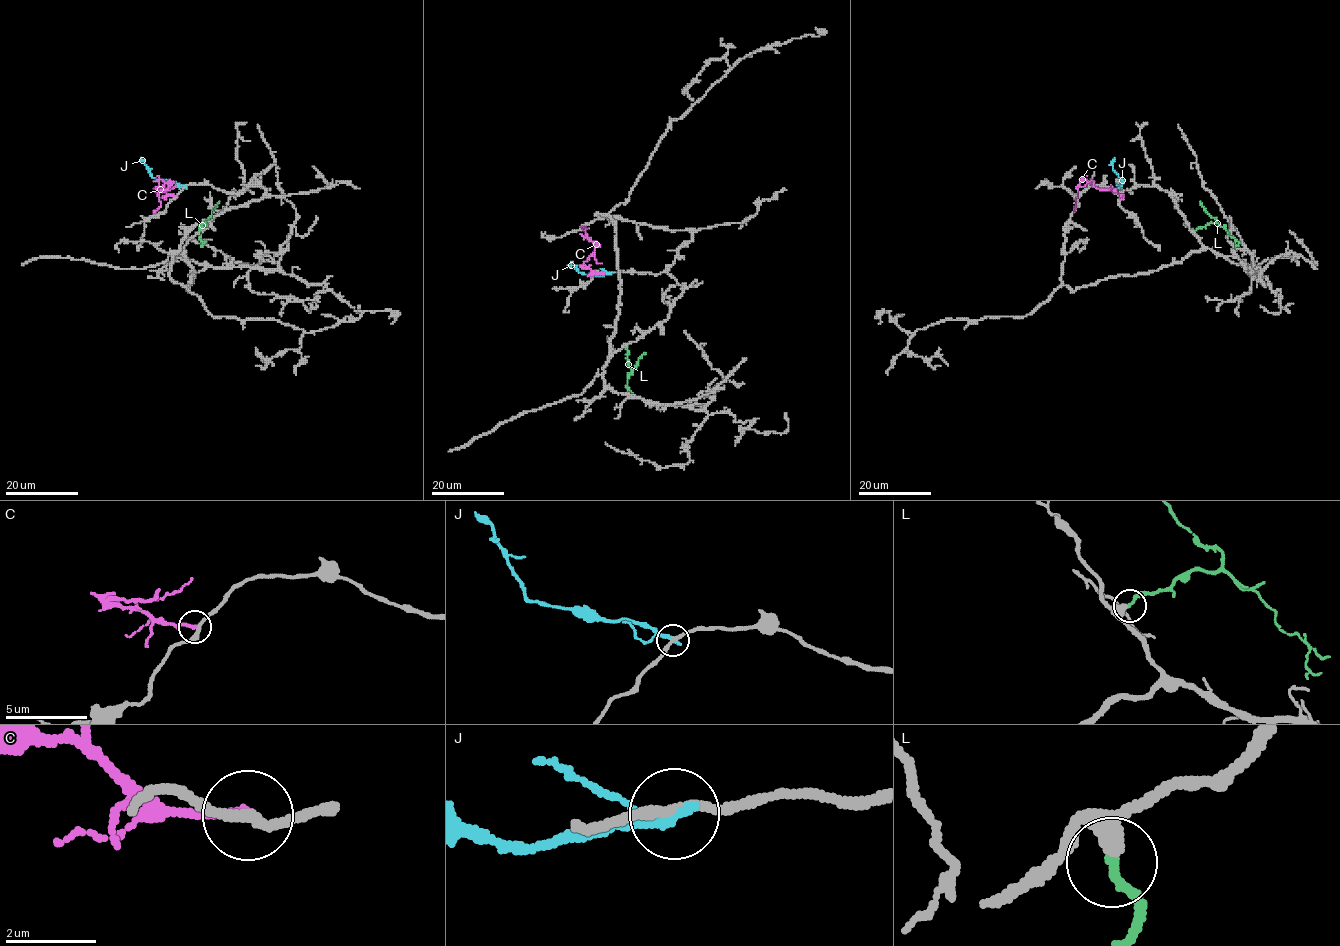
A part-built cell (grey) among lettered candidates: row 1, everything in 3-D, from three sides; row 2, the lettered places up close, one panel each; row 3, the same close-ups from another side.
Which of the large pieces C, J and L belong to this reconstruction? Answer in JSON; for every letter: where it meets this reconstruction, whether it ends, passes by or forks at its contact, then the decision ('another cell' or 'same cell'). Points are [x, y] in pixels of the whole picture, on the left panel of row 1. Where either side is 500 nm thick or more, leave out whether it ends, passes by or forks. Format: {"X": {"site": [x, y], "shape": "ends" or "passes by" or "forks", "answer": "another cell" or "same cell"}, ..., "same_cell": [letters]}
{"C": {"site": [176, 195], "shape": "ends", "answer": "another cell"}, "J": {"site": [184, 187], "shape": "passes by", "answer": "another cell"}, "L": {"site": [200, 230], "shape": "ends", "answer": "same cell"}, "same_cell": ["L"]}

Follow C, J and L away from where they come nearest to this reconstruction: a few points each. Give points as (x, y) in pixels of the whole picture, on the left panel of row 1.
C: (176, 195), (157, 189), (167, 188), (168, 184), (165, 182), (159, 186), (157, 196), (161, 205), (153, 211)
J: (185, 187), (155, 179), (140, 158)
L: (199, 231), (200, 223), (204, 222), (199, 239), (206, 242)

